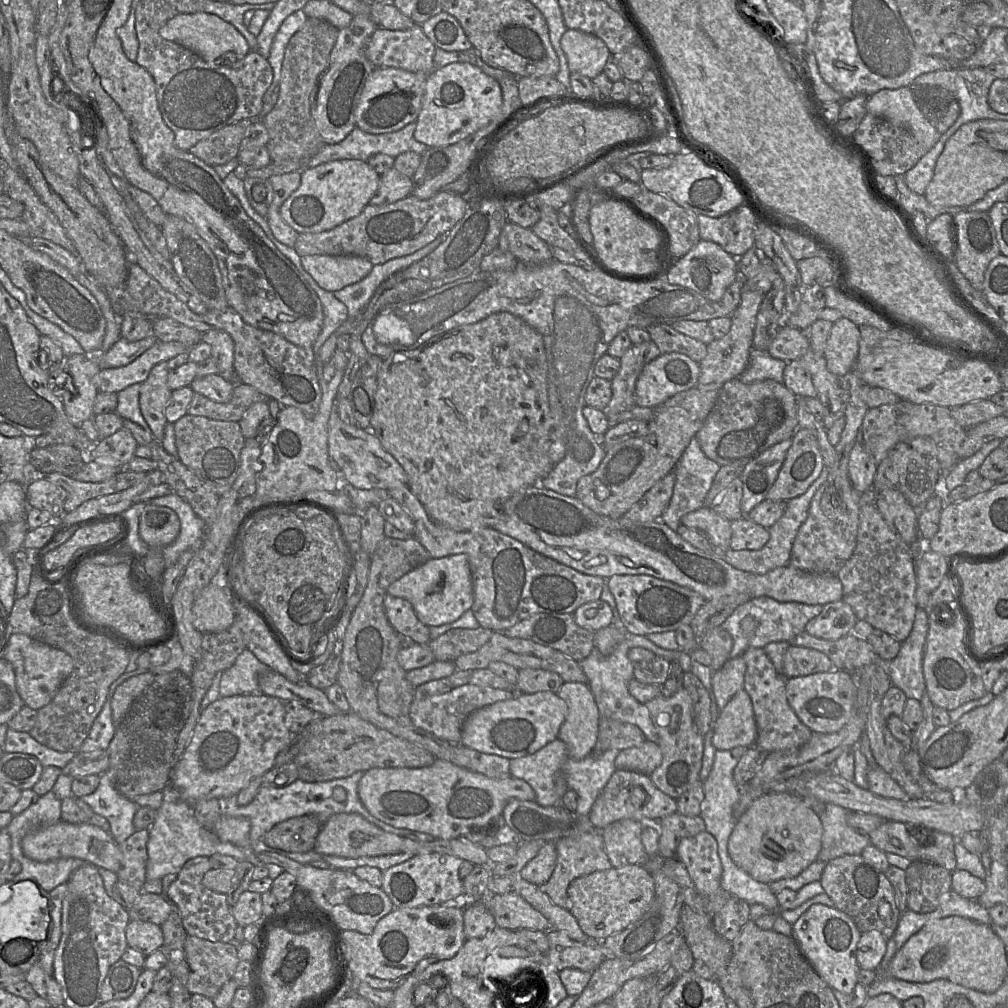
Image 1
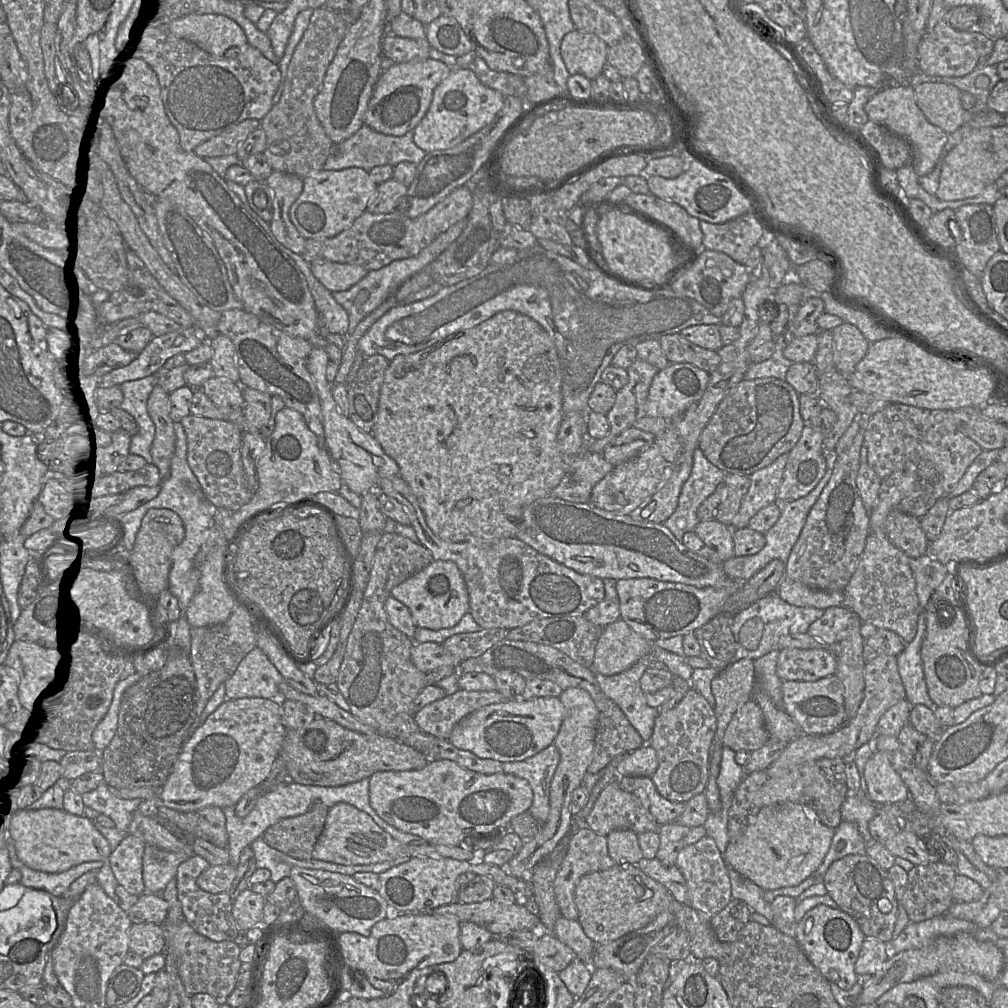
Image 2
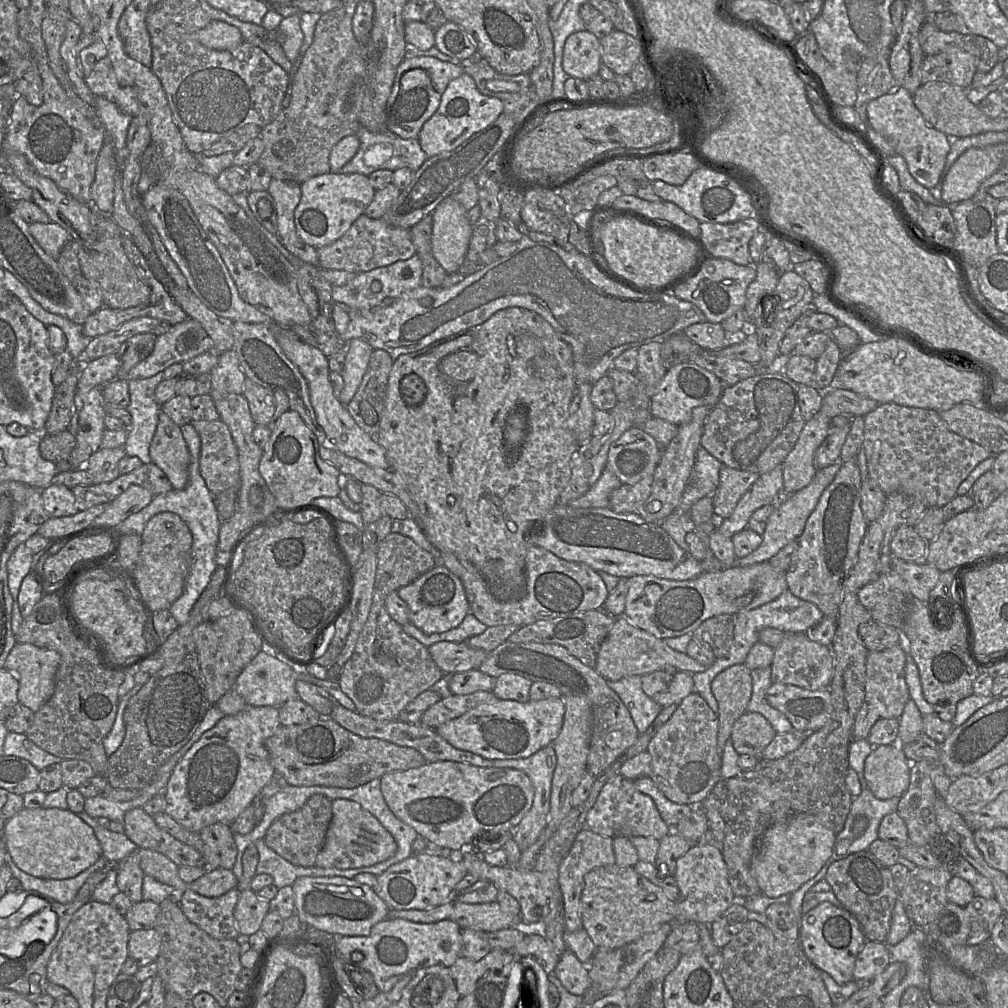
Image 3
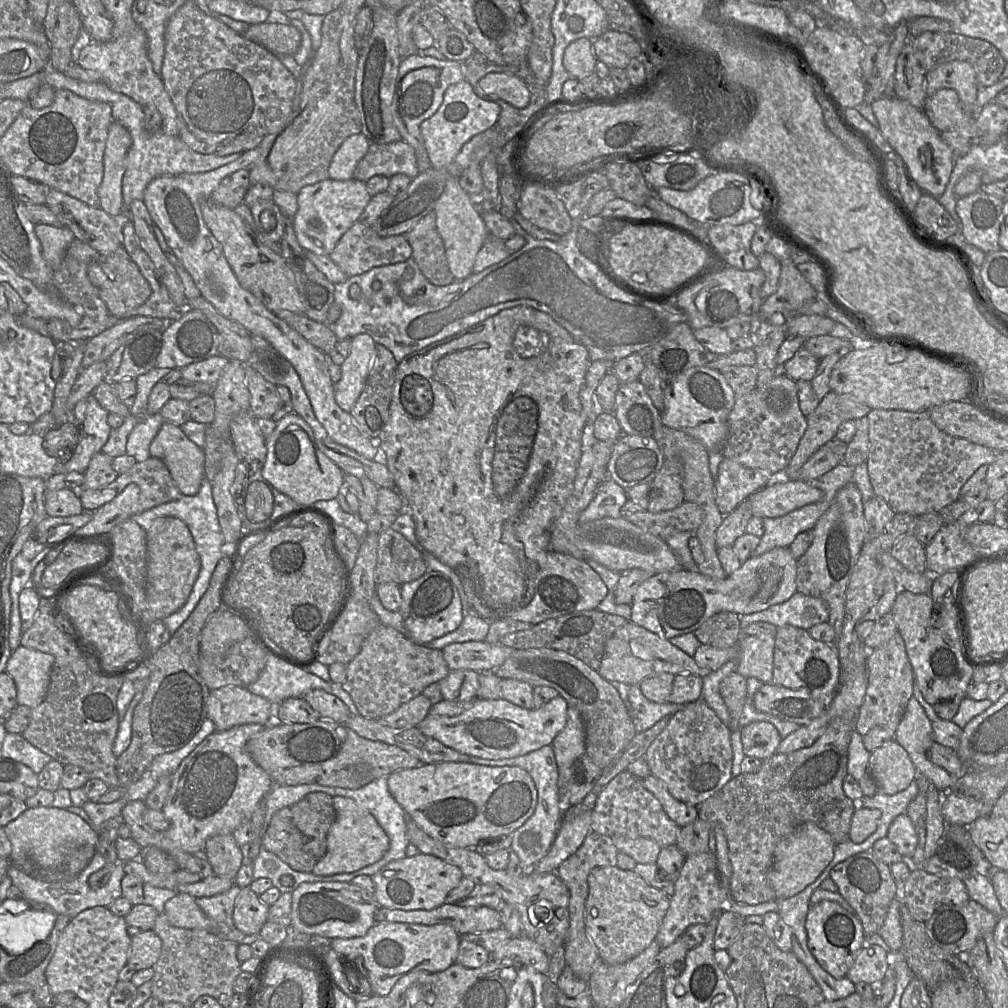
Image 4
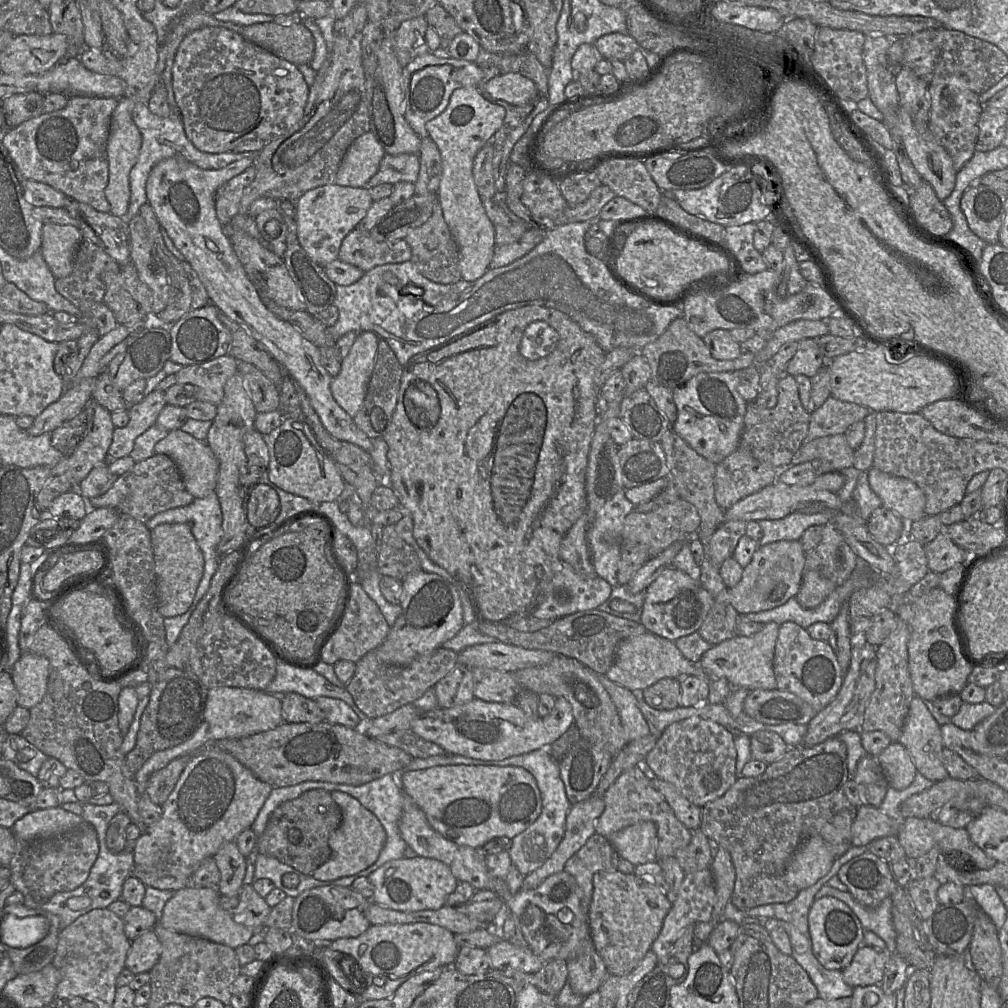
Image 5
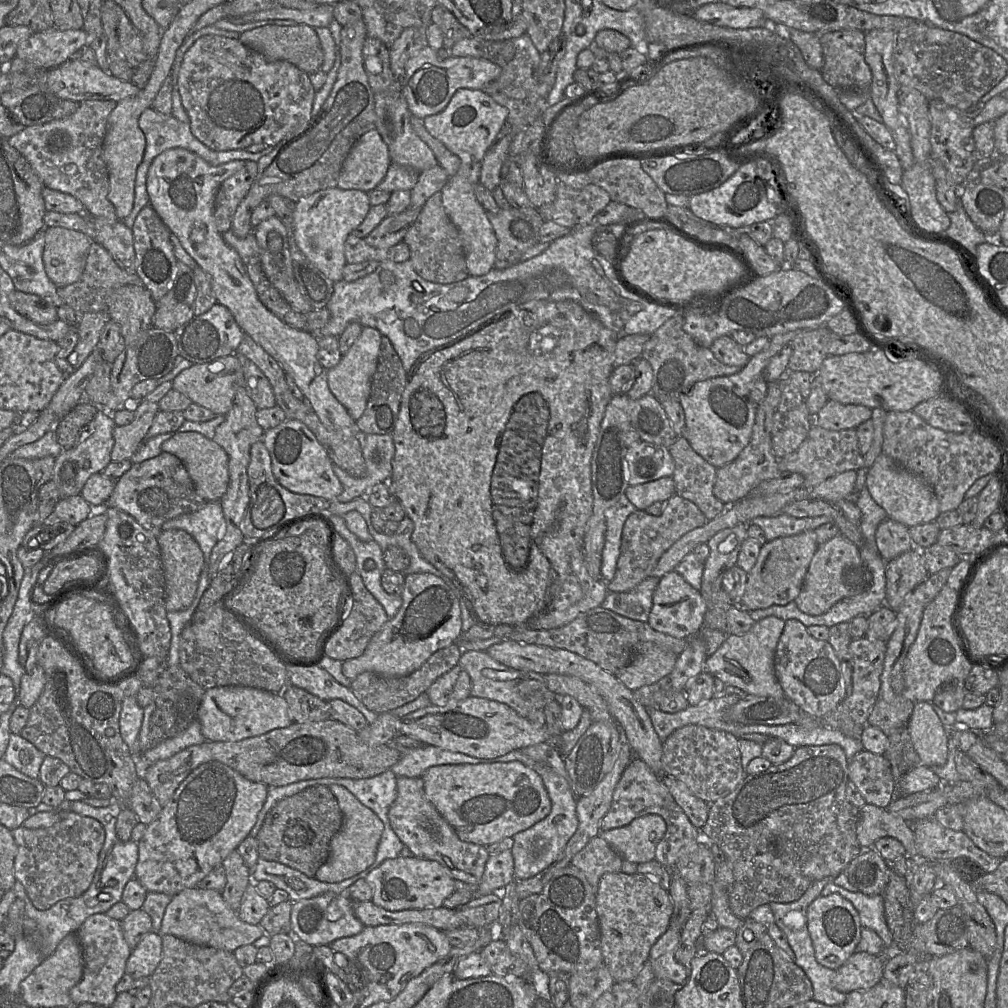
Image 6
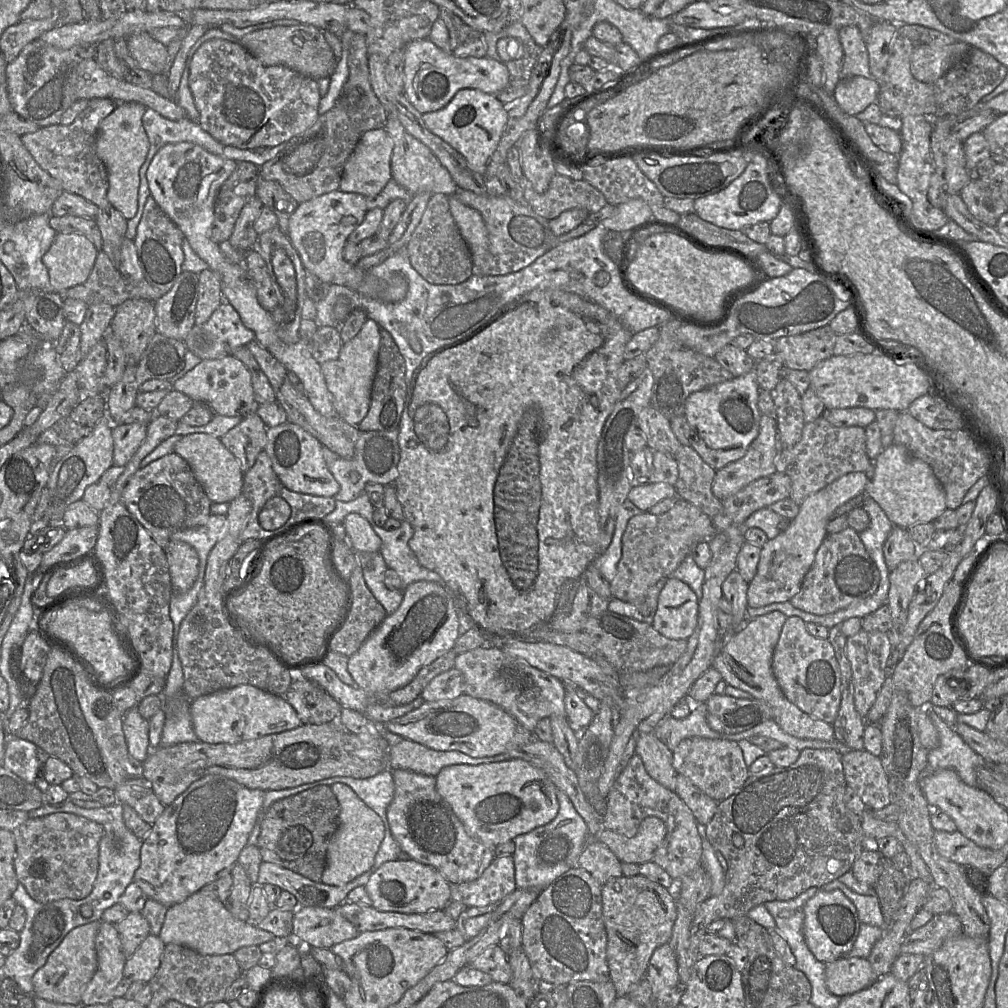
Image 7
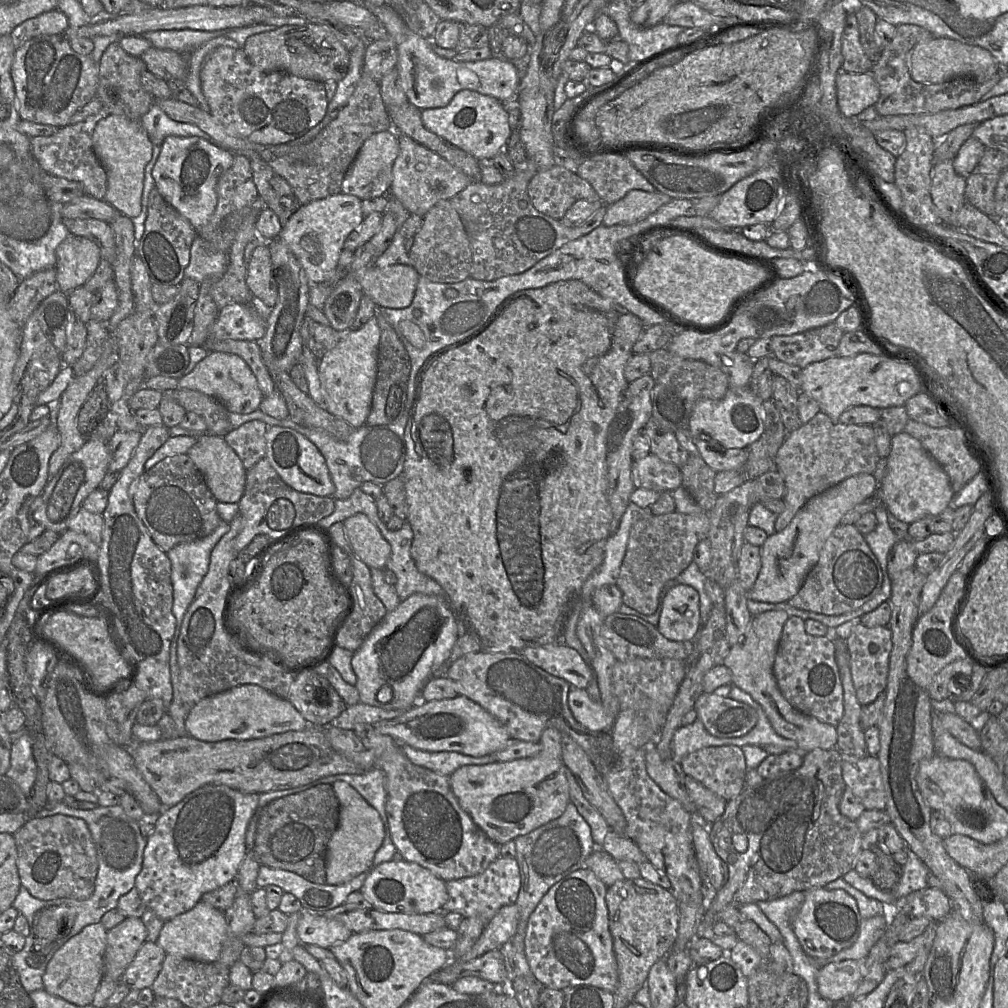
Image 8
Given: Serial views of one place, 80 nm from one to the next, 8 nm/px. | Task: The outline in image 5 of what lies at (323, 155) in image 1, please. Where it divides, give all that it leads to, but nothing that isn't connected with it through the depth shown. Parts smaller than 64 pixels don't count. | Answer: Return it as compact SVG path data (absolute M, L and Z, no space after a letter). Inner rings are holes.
M386 154L379 166L377 173L369 180L366 187L372 187L380 184L394 185L398 182L415 183L419 175L419 157L415 154Z

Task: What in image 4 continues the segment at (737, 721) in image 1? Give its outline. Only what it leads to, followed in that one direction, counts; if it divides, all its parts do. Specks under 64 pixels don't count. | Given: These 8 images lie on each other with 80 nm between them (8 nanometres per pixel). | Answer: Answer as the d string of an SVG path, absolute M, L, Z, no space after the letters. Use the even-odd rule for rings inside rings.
M767 721L752 722L739 731L745 755L761 760L777 753L782 740L775 726Z

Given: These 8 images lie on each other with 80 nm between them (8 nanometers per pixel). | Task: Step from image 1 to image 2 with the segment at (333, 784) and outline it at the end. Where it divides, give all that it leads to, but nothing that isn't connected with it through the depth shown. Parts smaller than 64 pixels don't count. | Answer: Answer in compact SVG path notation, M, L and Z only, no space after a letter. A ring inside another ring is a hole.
M364 778L360 781L337 787L302 785L292 782L286 785L279 785L275 789L262 794L257 799L254 808L246 817L238 817L235 814L235 806L222 808L226 819L226 829L229 837L229 864L236 868L238 865L237 860L239 862L242 851L250 846L257 838L262 837L264 832L270 826L276 824L280 820L304 814L315 803L322 803L330 809L332 806L340 802L348 803L367 813L379 827L403 844L423 845L428 843L417 835L398 830L378 816L376 811L370 805L369 778Z

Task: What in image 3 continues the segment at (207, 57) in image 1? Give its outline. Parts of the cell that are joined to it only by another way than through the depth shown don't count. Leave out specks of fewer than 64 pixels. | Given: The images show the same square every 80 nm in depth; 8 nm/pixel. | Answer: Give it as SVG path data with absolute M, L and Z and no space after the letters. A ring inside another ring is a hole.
M212 20L205 28L195 31L194 39L219 51L233 49L244 41L238 28L219 20Z

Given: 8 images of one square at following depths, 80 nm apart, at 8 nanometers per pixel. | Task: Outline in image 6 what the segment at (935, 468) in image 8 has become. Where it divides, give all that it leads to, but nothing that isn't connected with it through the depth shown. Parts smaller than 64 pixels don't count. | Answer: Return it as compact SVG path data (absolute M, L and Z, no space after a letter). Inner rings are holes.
M883 453L868 469L866 487L889 518L909 528L936 521L940 514L939 501L933 488L921 476L898 466L893 459Z

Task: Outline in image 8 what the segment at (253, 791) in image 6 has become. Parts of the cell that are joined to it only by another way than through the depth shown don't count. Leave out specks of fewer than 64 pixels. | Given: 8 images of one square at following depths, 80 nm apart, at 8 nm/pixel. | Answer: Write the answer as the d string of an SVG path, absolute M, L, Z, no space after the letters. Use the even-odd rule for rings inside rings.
M207 784L188 794L176 805L164 808L156 816L153 833L147 837L142 868L135 878L135 887L145 906L166 922L190 911L205 893L234 880L248 852L246 831L258 802L257 793L244 793L222 784Z

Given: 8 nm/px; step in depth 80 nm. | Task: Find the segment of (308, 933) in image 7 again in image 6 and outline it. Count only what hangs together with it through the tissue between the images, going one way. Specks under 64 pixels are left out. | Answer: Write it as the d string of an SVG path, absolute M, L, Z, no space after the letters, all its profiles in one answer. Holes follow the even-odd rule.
M327 892L292 904L291 931L288 935L294 943L302 940L315 947L330 945L340 938L356 936L363 931L364 927L363 923L355 916L354 901L346 893Z

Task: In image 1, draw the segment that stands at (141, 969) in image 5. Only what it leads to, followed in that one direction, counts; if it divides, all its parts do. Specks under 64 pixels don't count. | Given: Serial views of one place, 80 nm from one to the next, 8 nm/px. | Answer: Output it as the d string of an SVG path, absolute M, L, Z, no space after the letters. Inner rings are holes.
M130 920L126 927L128 946L138 950L145 956L161 948L163 933L161 927L141 920Z

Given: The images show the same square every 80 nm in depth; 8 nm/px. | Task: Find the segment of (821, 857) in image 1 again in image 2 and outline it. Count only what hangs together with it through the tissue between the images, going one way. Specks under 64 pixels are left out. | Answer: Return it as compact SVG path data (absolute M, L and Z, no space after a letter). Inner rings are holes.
M861 792L849 793L841 806L841 817L842 821L856 824L867 844L870 844L874 840L869 833L868 822L876 816L879 809L860 794Z

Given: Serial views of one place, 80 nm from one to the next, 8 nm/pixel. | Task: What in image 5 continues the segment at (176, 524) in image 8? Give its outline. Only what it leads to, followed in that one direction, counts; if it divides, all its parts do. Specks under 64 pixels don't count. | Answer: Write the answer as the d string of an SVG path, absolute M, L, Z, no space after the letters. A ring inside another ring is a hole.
M155 454L135 463L131 470L118 477L105 494L90 499L89 503L94 508L116 509L119 513L126 513L145 524L161 512L190 505L194 499L186 490L175 462L164 454Z

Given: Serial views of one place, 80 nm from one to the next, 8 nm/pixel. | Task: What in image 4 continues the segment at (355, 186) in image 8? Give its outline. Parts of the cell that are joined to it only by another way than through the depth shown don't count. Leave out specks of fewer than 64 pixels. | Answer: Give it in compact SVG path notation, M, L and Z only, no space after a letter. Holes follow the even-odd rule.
M363 134L348 137L335 153L329 167L329 176L333 180L350 180L358 163L367 154L371 142Z

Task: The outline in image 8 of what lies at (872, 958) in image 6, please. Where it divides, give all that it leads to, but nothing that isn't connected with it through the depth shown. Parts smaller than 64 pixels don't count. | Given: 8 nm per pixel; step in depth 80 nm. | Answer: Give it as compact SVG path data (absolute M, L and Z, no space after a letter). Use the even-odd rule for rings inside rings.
M843 960L821 967L816 982L821 997L834 1003L847 1001L862 979L862 961Z

